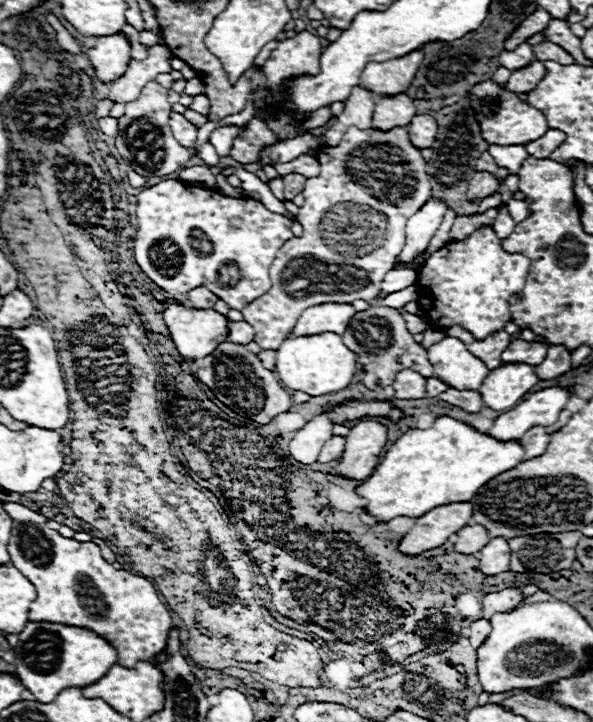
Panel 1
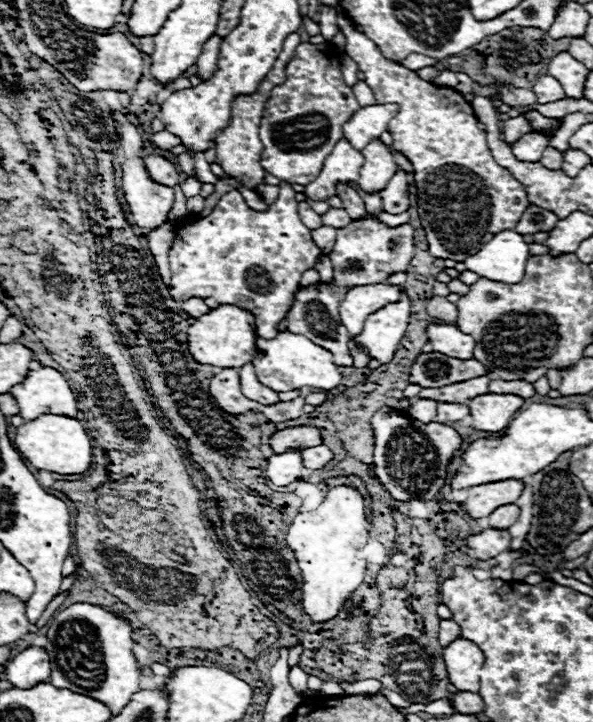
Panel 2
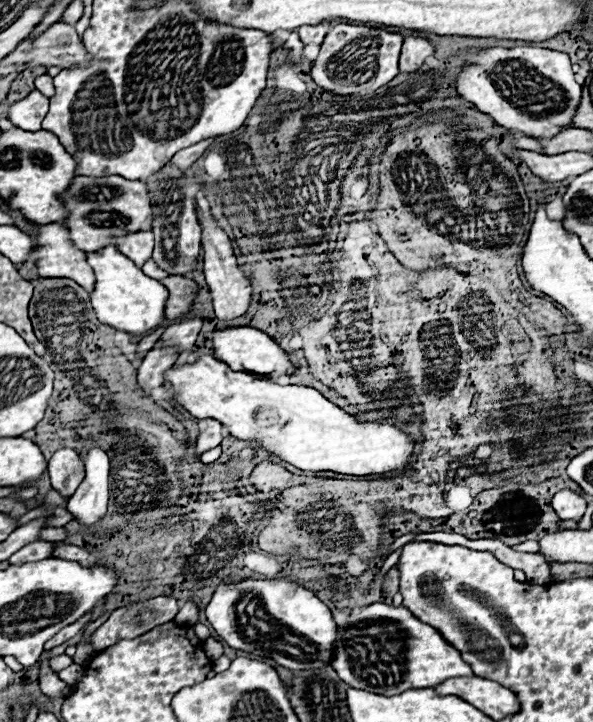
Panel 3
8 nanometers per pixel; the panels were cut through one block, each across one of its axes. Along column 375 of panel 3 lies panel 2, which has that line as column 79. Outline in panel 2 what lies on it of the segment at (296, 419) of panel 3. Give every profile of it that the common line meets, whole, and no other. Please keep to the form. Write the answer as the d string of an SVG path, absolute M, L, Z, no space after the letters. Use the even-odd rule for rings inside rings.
M46 414L18 428L14 446L18 452L38 470L50 470L56 474L82 474L92 464L90 436L76 418Z

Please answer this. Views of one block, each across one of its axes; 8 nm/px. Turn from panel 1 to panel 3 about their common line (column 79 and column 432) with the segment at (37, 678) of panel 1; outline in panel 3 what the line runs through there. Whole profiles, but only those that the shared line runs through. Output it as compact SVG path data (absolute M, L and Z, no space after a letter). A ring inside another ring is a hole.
M382 602L354 610L348 626L338 628L336 660L332 668L352 688L396 696L410 688L430 688L452 676L472 676L472 668L462 660L460 652L448 644L442 634L416 620L404 606L388 606Z

